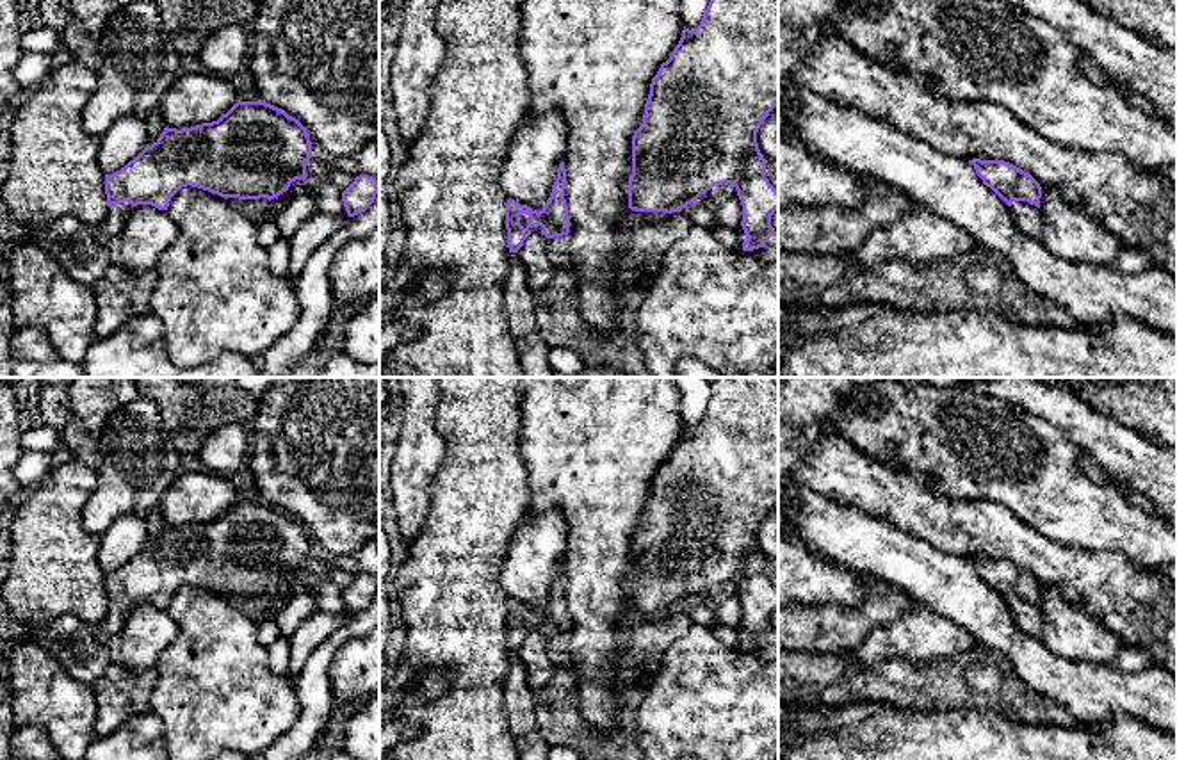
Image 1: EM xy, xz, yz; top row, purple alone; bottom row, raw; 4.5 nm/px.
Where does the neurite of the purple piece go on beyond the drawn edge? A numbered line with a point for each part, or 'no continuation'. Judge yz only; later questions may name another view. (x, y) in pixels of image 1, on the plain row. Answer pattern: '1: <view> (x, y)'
1: yz (1028, 616)

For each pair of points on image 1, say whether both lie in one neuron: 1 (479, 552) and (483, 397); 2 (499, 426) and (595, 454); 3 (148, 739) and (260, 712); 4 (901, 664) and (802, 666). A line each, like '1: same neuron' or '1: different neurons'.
1: same neuron
2: different neurons
3: different neurons
4: same neuron

